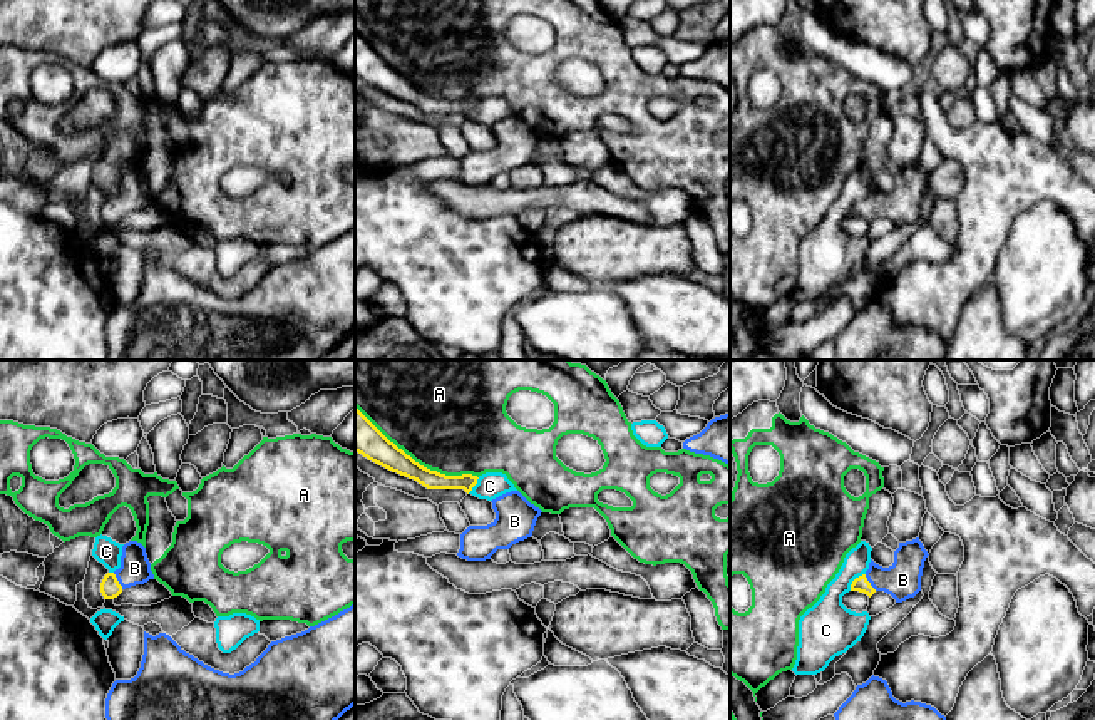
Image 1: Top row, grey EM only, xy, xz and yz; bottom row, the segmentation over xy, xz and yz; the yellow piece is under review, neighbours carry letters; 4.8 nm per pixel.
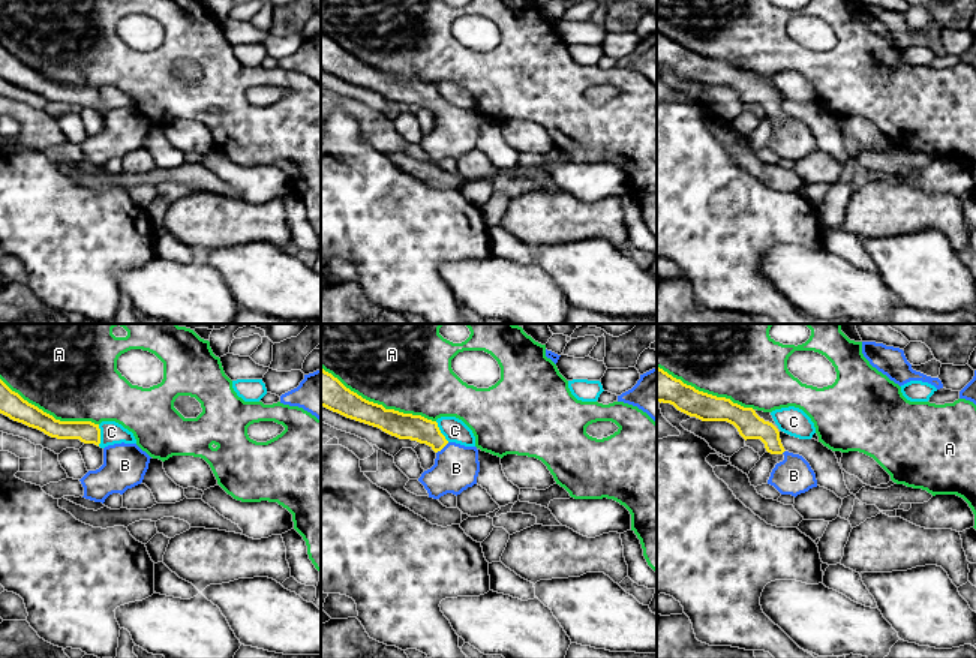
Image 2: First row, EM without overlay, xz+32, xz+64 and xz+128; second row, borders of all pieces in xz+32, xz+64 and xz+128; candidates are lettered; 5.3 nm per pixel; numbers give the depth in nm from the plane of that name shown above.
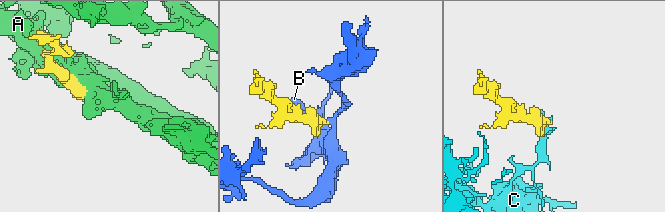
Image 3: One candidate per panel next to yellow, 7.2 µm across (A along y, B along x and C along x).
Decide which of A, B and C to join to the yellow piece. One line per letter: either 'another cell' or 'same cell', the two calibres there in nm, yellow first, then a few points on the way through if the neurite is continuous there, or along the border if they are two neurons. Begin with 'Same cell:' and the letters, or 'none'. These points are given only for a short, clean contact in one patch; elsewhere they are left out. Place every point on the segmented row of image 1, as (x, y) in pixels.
Same cell: B
A: another cell | 150/500 nm
B: same cell | 90/140 nm | across xy (109, 586), (118, 581), (134, 568)
C: another cell | 70/240 nm | along yz (864, 573), (853, 581), (849, 590)

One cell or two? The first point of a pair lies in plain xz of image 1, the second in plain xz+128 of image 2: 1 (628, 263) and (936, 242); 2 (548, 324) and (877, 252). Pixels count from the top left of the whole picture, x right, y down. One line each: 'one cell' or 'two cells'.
1: two cells
2: two cells

